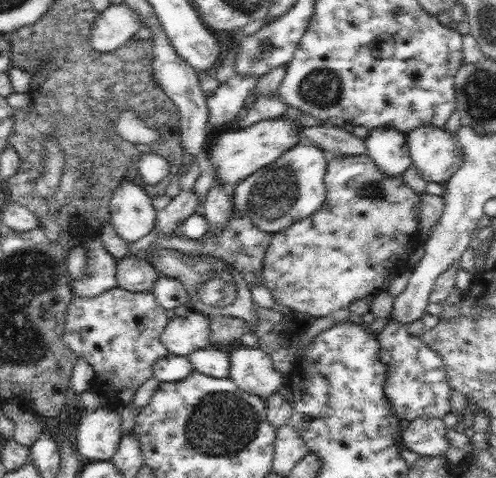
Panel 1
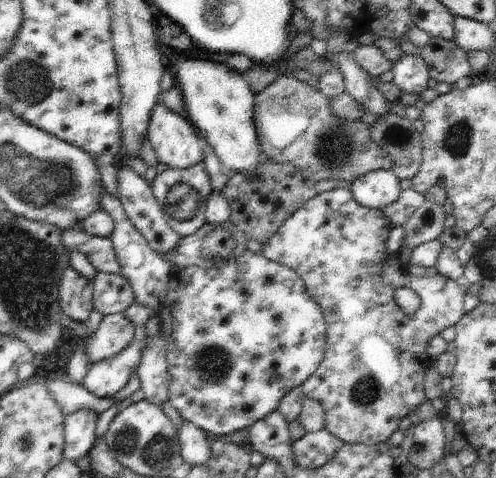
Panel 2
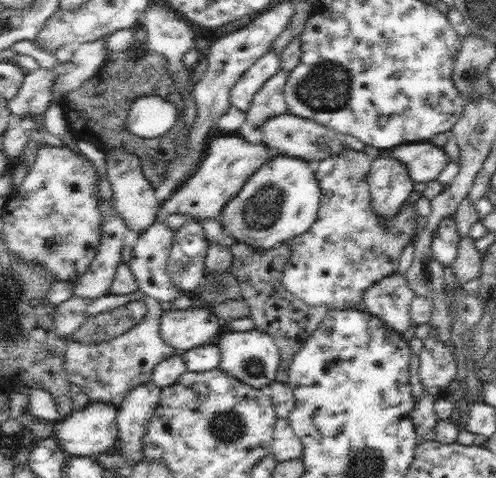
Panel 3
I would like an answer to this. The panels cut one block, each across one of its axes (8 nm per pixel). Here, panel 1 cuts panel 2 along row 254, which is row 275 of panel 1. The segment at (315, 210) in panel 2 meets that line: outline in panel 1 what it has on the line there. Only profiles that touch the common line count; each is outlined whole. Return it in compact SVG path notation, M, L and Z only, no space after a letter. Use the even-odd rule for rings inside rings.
M337 154L329 156L327 172L325 172L325 200L323 200L321 208L317 208L317 212L313 212L313 216L293 222L287 230L273 234L273 238L269 242L269 248L265 252L263 266L261 266L265 288L269 290L269 294L273 296L275 302L281 302L295 314L309 314L311 318L327 316L339 308L347 308L349 304L353 304L357 300L377 294L381 284L385 284L387 276L391 276L391 272L397 268L397 264L407 262L407 256L413 252L413 244L415 244L415 236L417 236L417 228L419 228L419 208L421 208L421 194L415 194L411 188L407 188L403 184L403 176L395 176L395 178L383 176L383 172L379 172L379 168L367 156L337 156Z

